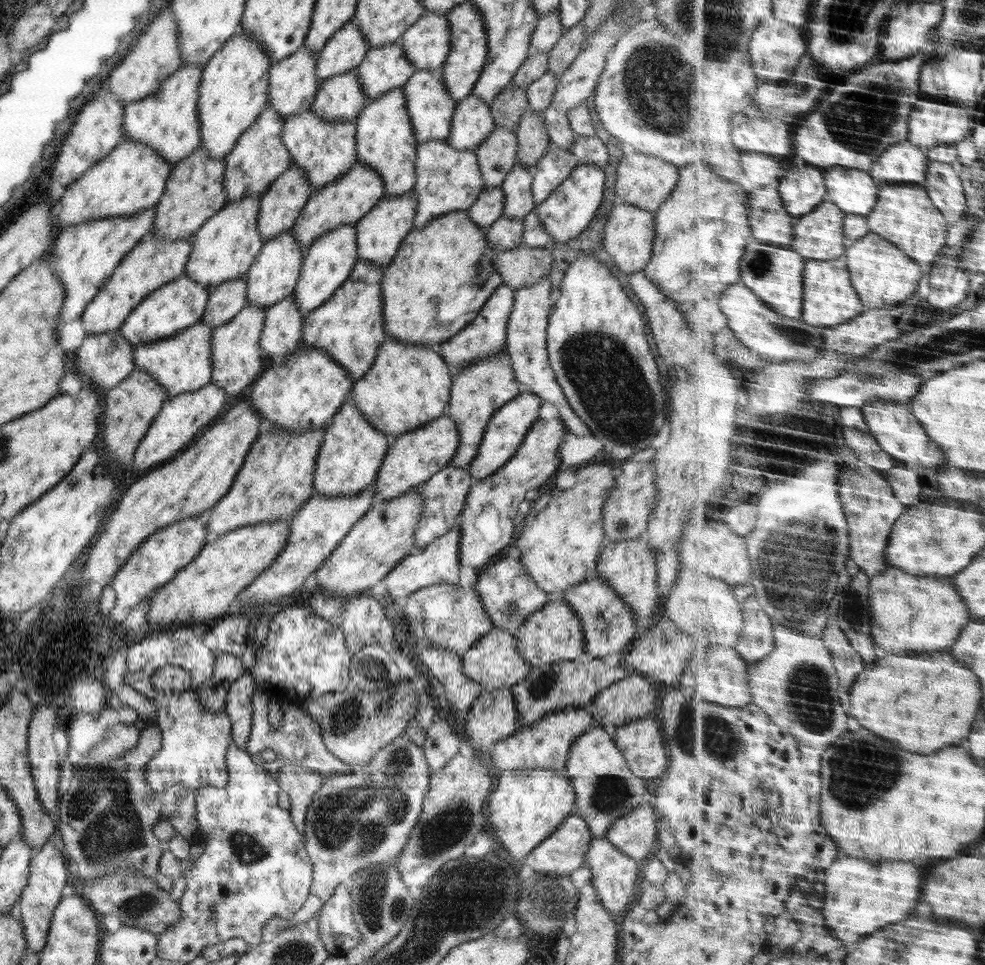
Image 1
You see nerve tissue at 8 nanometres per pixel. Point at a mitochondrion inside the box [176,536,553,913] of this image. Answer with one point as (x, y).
(331, 826)

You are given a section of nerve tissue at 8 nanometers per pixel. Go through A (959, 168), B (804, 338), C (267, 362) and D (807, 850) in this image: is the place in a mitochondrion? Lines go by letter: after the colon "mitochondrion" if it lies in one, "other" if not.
A: other
B: mitochondrion
C: other
D: other

